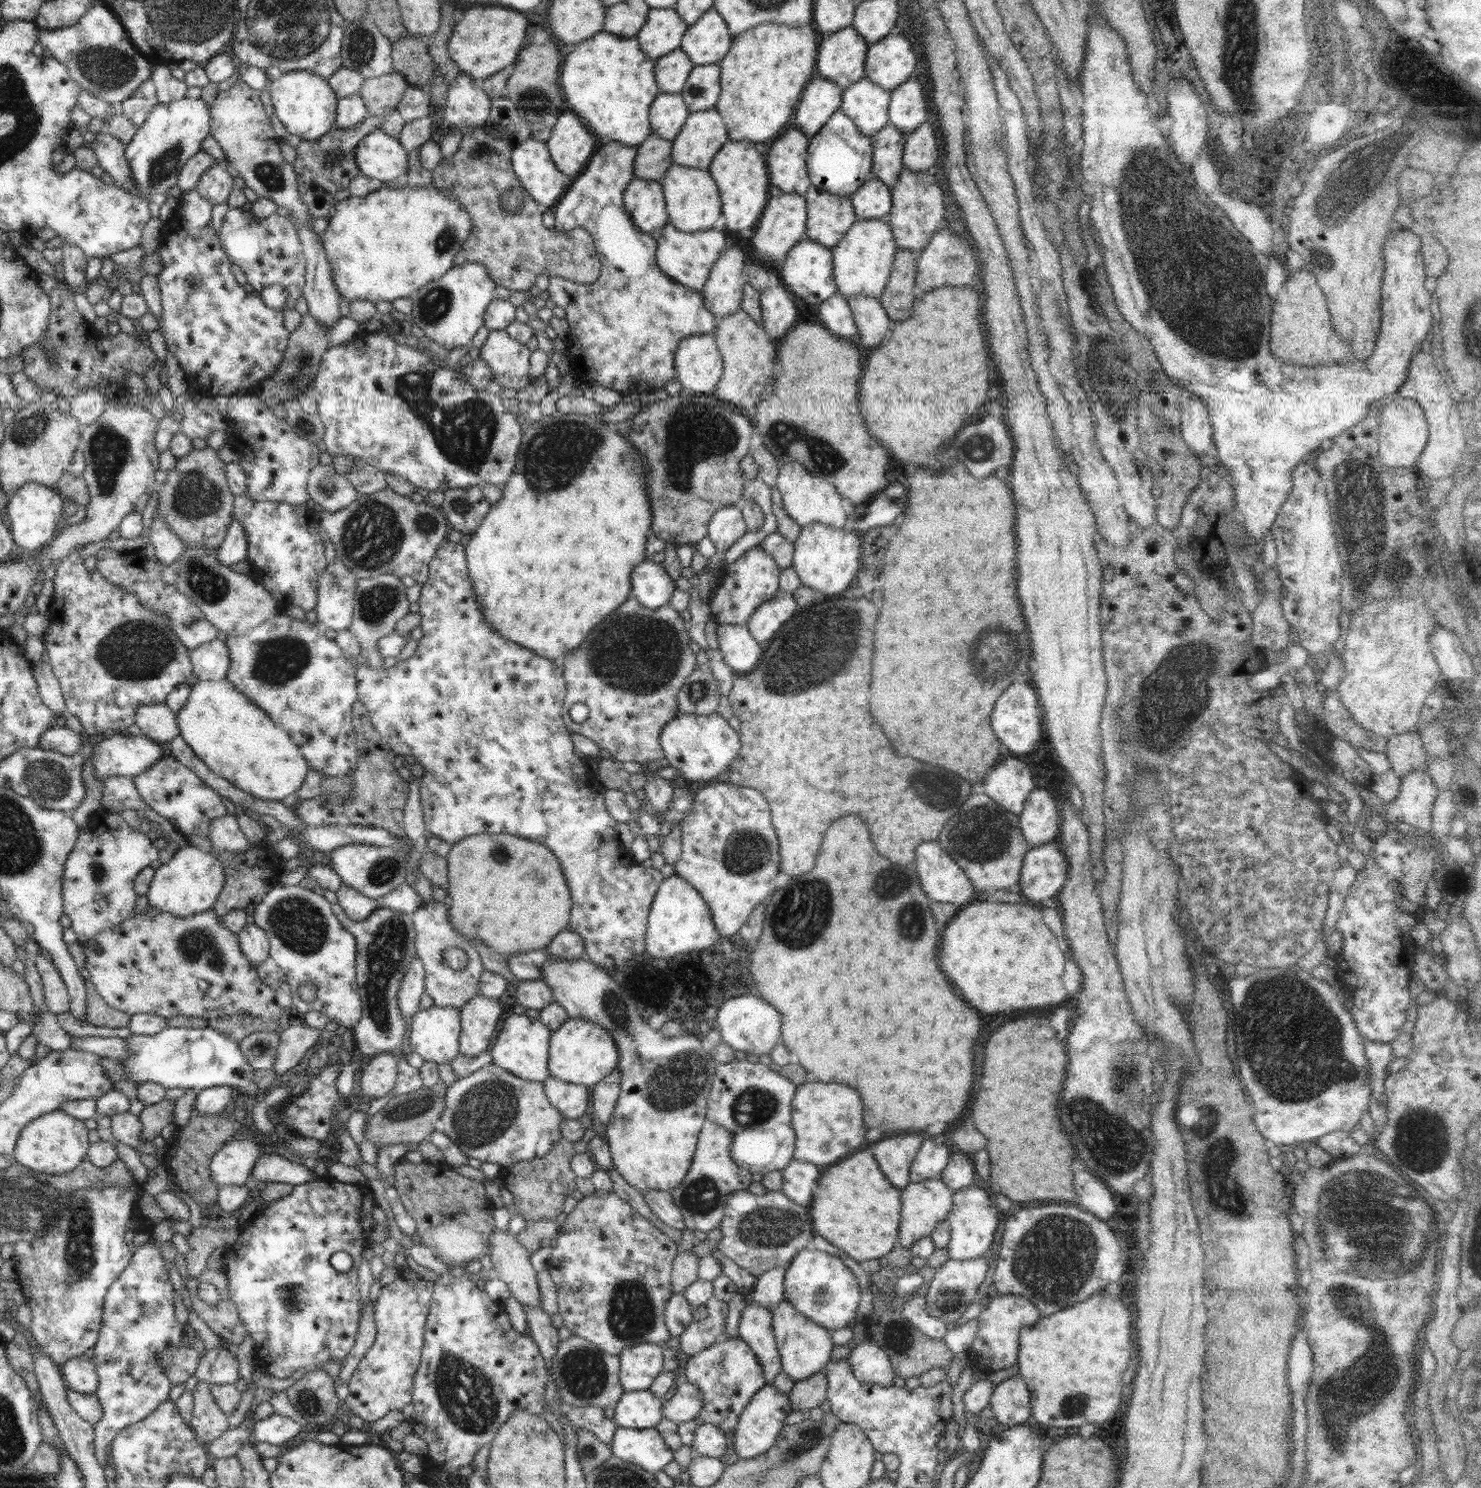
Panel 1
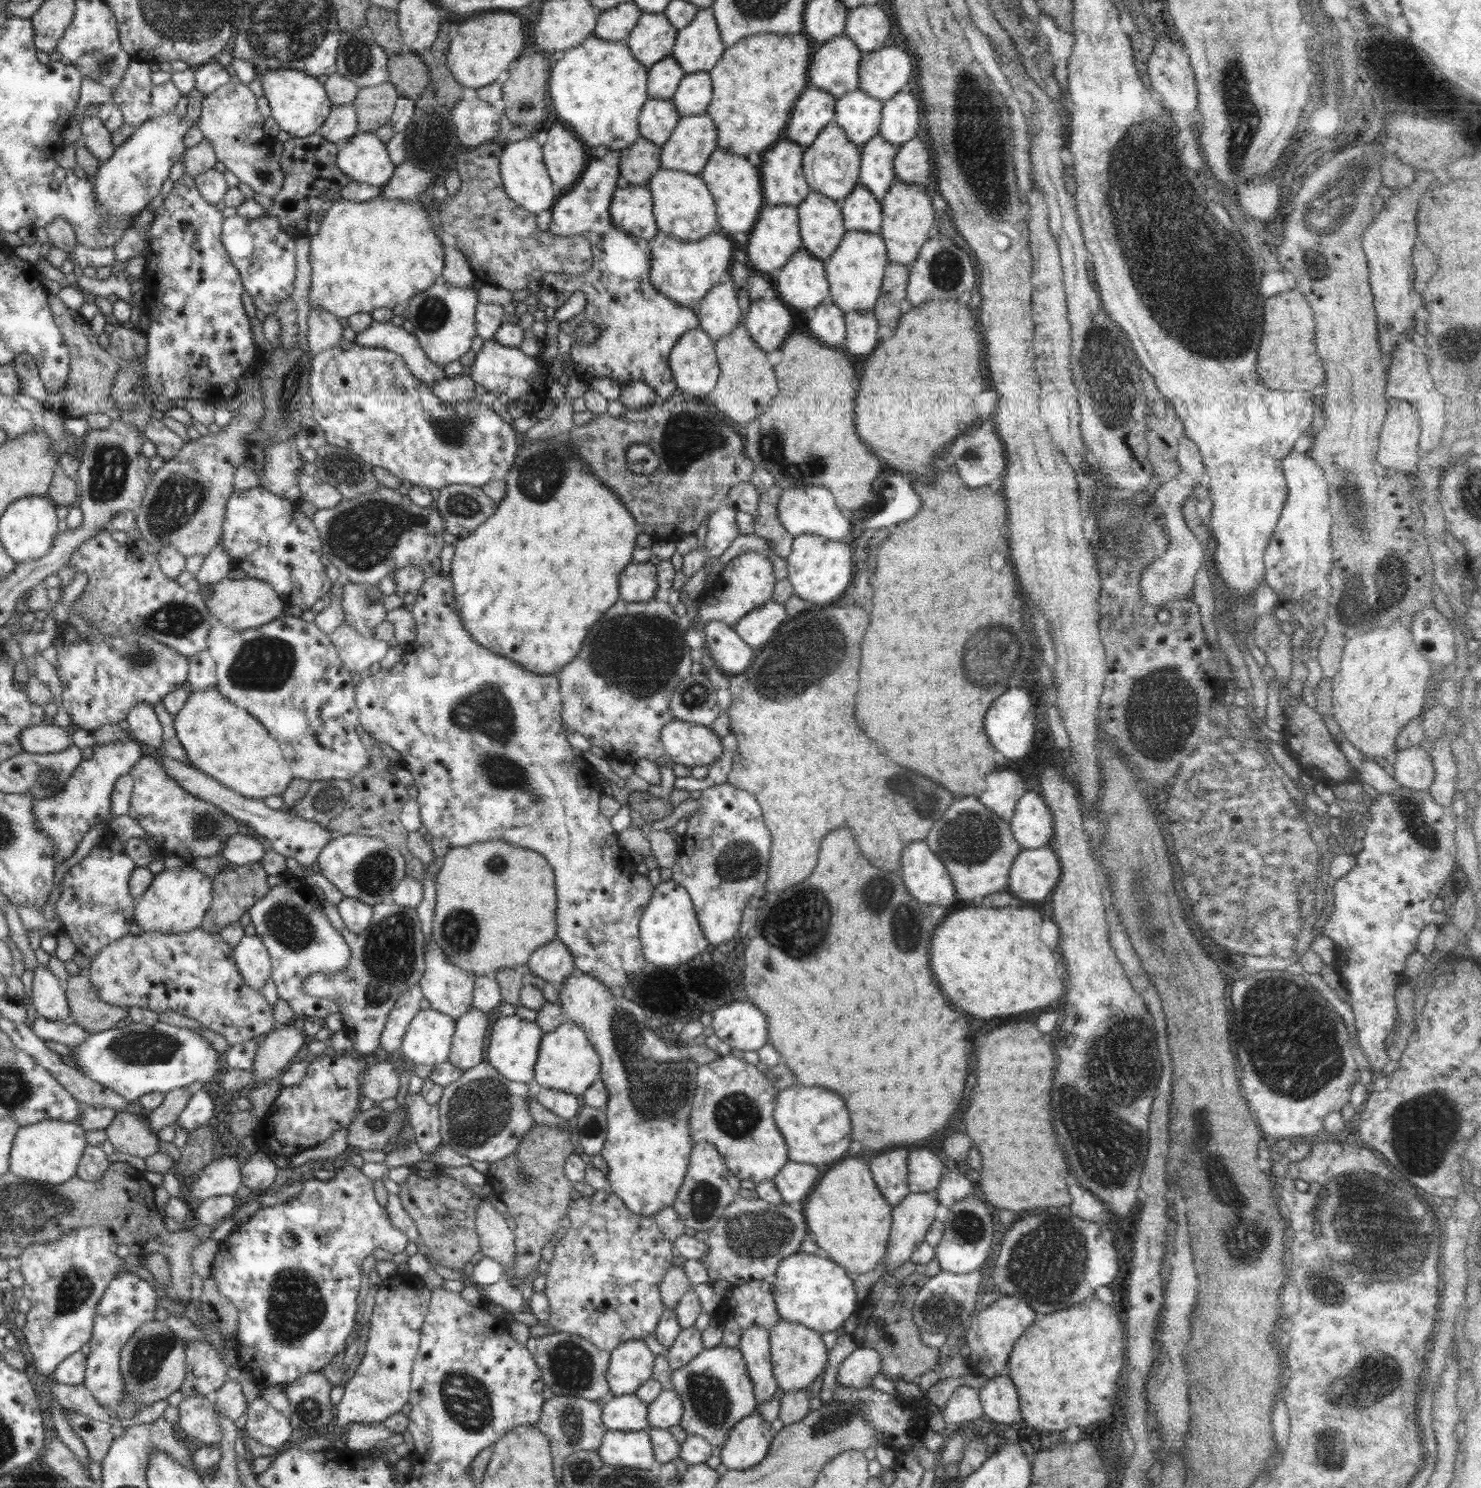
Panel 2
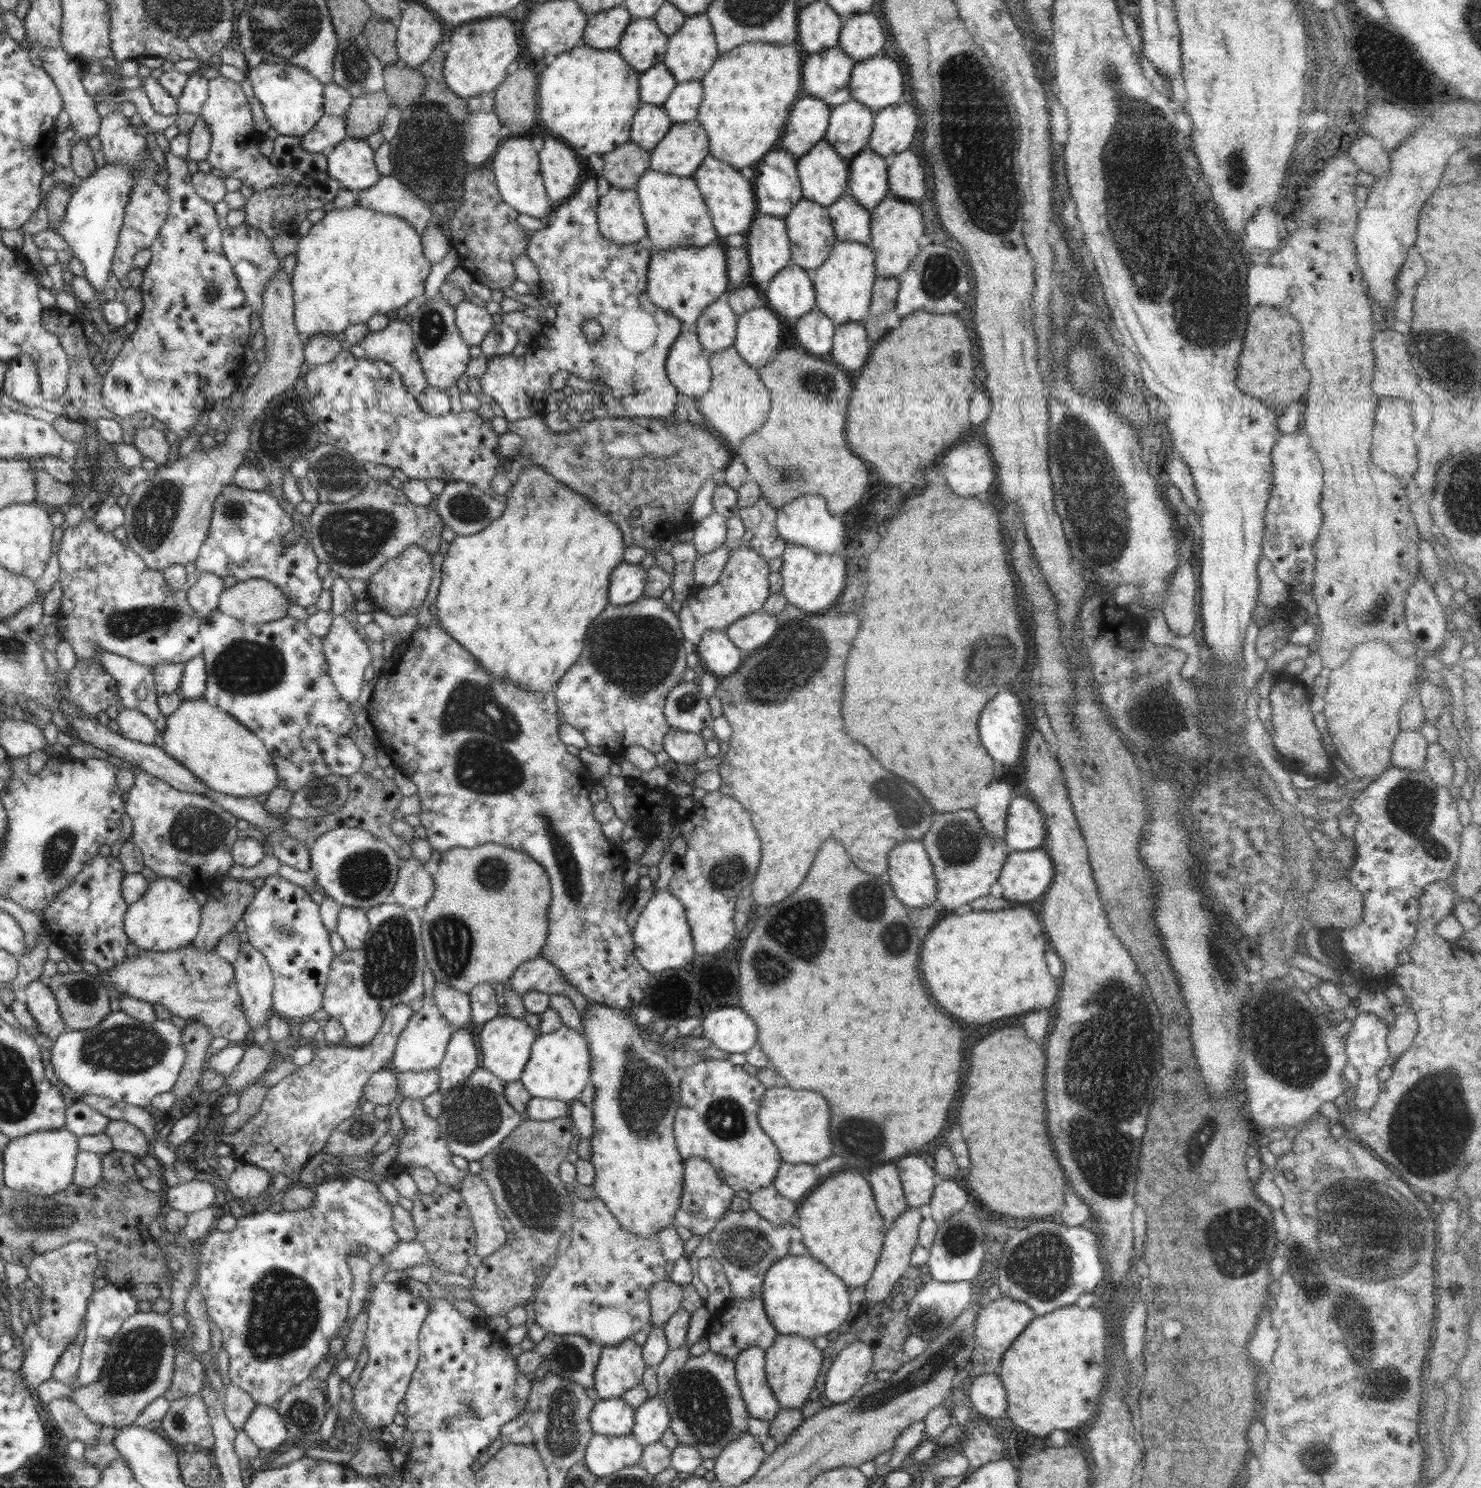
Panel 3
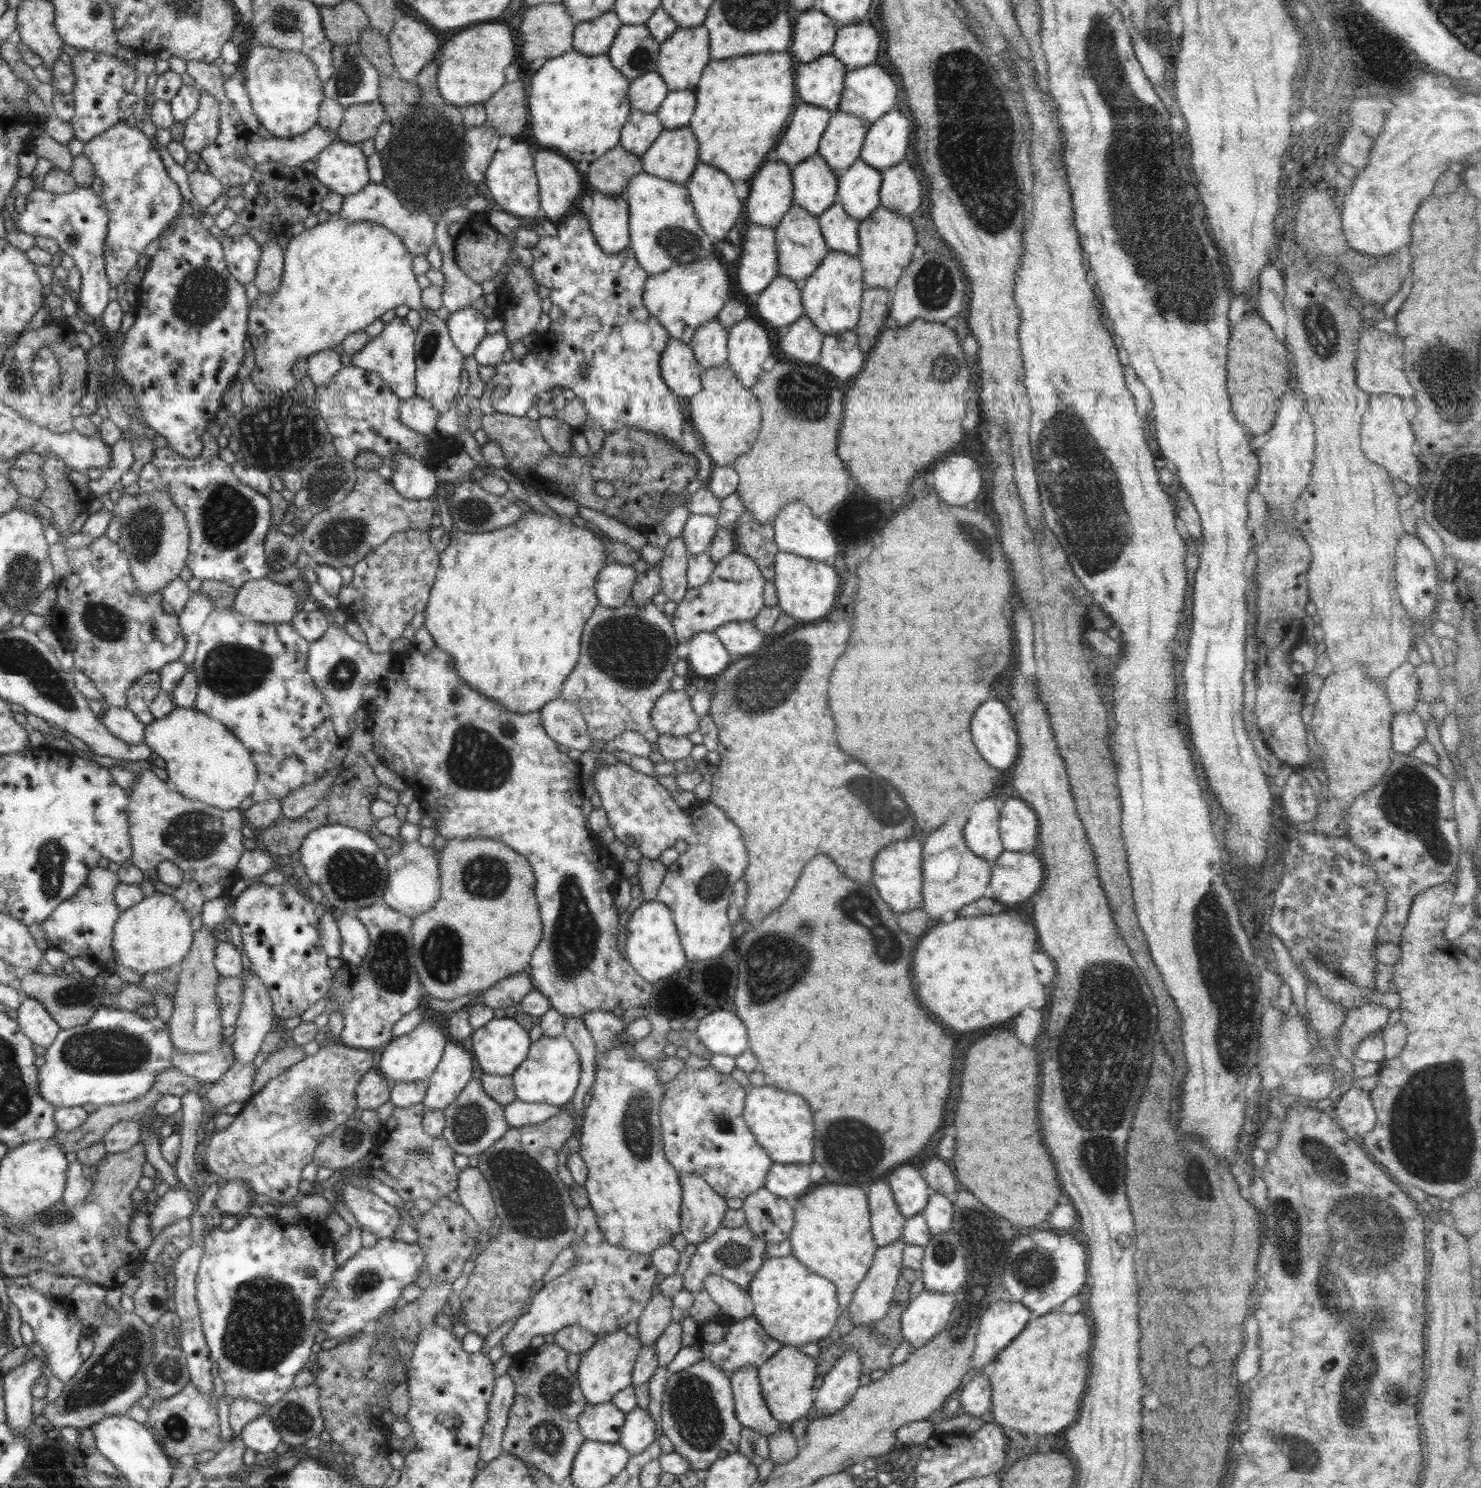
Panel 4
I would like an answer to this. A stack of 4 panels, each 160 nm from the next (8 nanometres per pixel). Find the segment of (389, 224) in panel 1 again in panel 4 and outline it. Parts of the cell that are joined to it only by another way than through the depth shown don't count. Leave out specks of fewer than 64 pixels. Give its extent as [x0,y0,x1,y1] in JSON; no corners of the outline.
[247,214,428,392]

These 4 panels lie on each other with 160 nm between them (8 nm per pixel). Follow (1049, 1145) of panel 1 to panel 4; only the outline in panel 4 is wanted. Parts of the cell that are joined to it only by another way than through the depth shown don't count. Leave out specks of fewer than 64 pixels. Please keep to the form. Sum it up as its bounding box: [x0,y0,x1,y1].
[952,1032,1060,1226]

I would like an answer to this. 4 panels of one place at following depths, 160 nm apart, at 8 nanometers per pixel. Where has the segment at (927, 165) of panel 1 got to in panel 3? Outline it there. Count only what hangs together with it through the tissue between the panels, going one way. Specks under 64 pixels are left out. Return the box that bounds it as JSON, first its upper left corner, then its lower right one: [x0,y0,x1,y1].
[885,149,926,202]

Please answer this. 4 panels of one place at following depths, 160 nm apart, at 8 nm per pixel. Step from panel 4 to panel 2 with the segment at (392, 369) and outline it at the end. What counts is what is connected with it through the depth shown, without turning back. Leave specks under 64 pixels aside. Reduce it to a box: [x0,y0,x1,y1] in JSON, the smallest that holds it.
[354,320,445,387]

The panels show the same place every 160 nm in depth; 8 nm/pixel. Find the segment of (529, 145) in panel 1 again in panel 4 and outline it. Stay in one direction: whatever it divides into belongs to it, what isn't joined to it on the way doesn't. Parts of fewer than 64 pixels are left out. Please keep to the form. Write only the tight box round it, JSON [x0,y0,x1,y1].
[482,140,543,217]

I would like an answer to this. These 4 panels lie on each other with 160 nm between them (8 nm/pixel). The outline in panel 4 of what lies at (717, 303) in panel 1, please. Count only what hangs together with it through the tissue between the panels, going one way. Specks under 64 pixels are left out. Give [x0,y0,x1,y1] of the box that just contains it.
[689,317,729,369]

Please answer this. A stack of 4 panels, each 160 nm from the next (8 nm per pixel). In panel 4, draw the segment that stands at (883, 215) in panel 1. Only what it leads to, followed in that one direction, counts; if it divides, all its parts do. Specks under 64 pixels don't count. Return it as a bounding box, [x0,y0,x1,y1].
[818,202,860,256]

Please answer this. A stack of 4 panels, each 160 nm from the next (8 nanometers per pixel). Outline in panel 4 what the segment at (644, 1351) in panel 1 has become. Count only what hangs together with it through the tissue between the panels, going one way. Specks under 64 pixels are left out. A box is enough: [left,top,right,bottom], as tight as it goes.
[577,1329,641,1403]

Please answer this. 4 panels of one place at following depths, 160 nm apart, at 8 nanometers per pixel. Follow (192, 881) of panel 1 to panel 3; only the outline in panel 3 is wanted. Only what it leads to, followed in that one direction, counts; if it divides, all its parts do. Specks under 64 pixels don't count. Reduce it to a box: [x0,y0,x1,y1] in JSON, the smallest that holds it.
[124,877,201,952]

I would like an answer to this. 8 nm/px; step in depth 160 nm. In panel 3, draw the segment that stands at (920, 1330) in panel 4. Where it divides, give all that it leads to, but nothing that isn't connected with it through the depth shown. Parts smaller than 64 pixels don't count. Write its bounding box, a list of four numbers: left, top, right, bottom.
[906,1279,973,1340]

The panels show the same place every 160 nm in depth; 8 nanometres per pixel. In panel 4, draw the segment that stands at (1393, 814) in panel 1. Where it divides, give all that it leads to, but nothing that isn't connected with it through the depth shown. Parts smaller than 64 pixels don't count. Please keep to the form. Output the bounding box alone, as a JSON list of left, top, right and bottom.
[1391,711,1426,755]

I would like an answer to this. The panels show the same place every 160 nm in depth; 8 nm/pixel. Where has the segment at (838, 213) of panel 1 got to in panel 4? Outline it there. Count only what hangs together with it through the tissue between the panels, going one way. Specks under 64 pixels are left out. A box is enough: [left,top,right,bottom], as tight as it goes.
[774,204,830,283]

